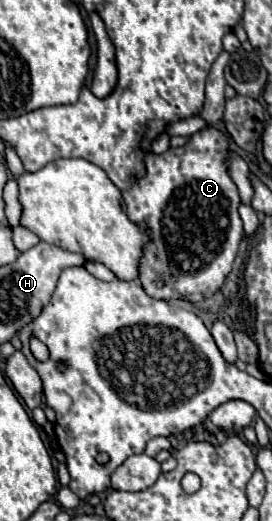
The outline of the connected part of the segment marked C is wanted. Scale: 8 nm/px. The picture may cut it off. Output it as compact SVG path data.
M215 128L195 132L181 148L169 148L163 154L149 154L145 158L147 176L123 192L129 218L151 230L151 242L139 264L141 284L149 296L159 300L201 302L203 298L213 296L231 272L241 242L241 218L237 212L237 186L229 176L229 152L231 148L225 132Z

